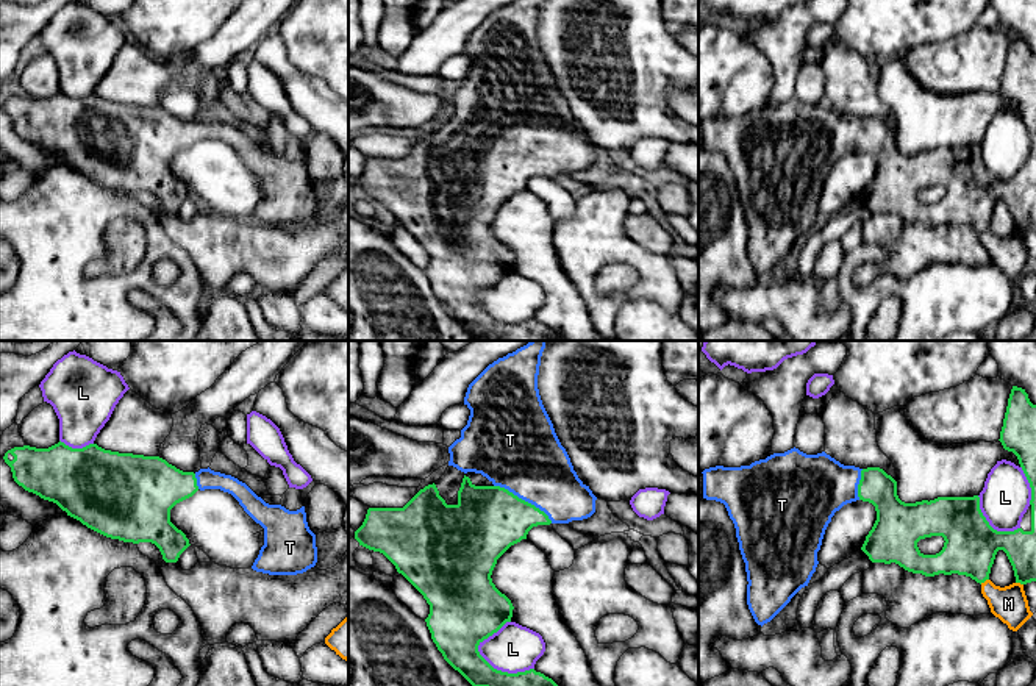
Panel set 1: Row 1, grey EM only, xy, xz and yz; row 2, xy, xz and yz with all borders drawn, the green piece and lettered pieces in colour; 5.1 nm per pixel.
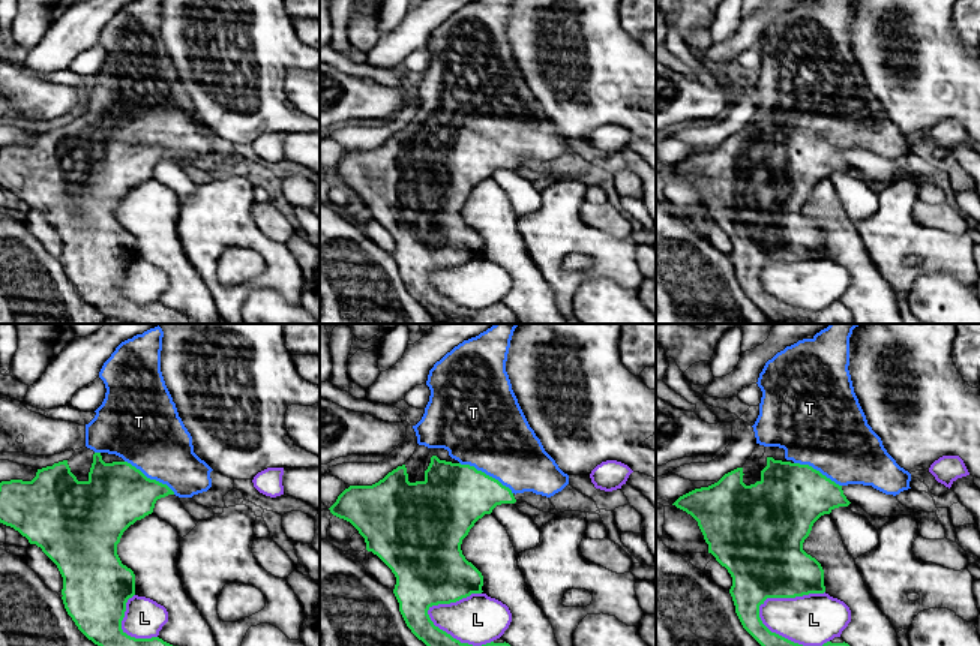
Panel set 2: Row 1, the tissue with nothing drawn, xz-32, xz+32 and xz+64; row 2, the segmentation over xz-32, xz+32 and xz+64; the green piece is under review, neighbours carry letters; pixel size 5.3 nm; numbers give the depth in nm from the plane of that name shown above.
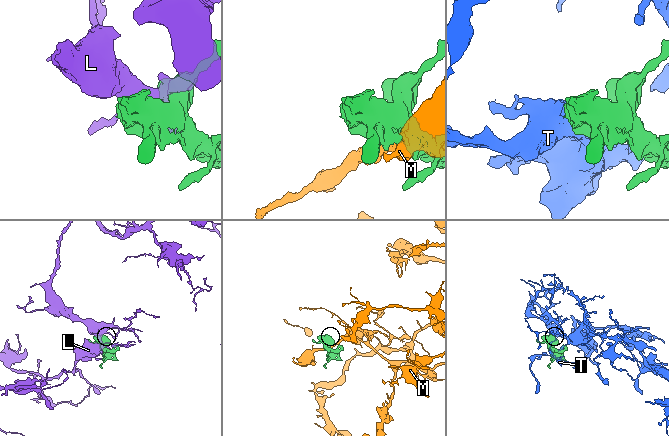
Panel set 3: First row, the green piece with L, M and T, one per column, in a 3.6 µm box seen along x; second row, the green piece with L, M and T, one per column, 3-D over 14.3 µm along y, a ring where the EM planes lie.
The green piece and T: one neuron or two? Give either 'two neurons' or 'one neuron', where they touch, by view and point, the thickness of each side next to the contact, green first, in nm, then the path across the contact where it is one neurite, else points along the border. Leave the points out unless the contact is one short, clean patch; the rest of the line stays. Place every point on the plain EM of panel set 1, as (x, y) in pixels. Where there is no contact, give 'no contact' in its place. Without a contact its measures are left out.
one neuron | xz (524, 150) | 360/400 nm

